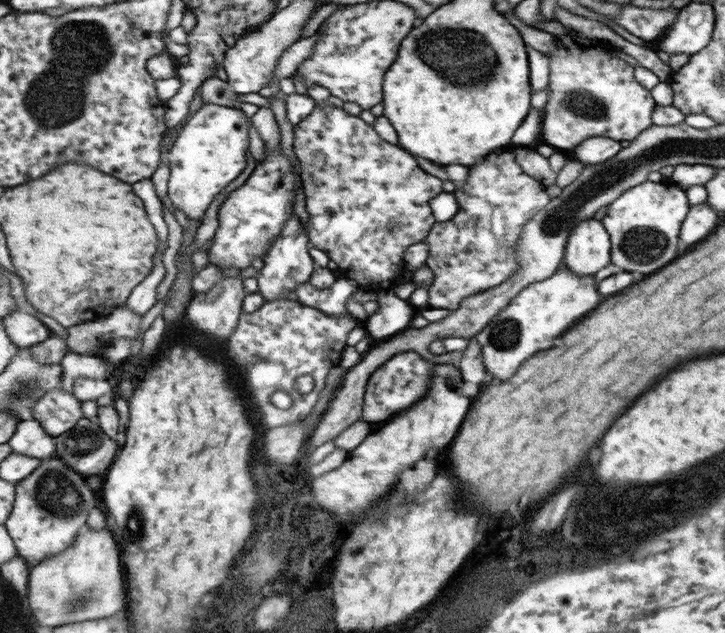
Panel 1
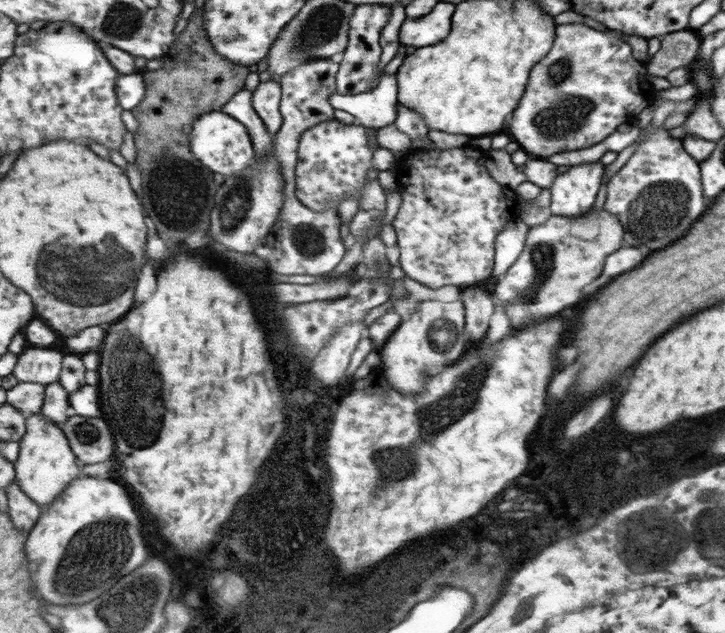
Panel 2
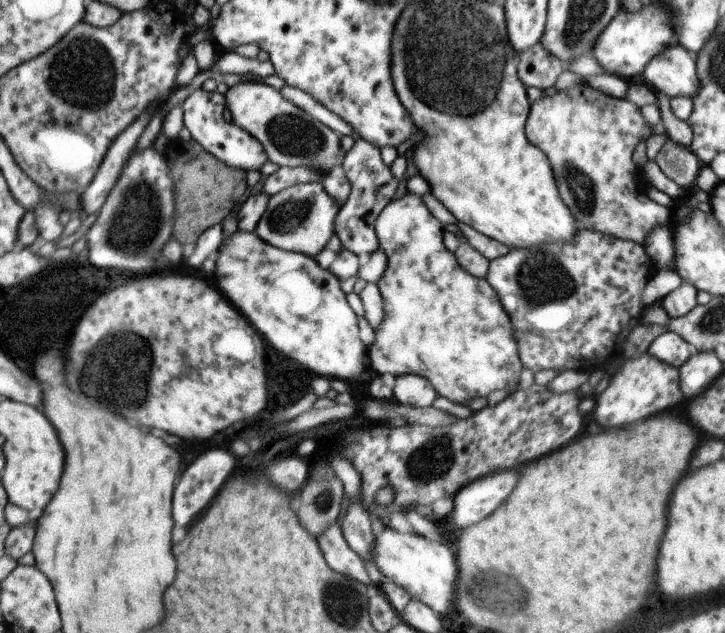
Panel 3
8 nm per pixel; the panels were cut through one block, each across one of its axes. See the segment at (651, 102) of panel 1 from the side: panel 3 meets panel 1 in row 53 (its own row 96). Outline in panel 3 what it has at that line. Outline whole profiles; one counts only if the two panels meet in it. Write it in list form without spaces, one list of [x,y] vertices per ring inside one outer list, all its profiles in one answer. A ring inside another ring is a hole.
[[[582,82],[532,103],[525,130],[526,136],[532,136],[532,140],[544,148],[542,152],[548,156],[554,170],[562,202],[576,212],[576,216],[580,216],[582,228],[644,244],[654,228],[672,226],[673,209],[652,200],[652,182],[647,178],[644,165],[636,164],[636,148],[640,148],[640,142],[647,141],[656,130],[644,120],[640,104],[612,96]]]

